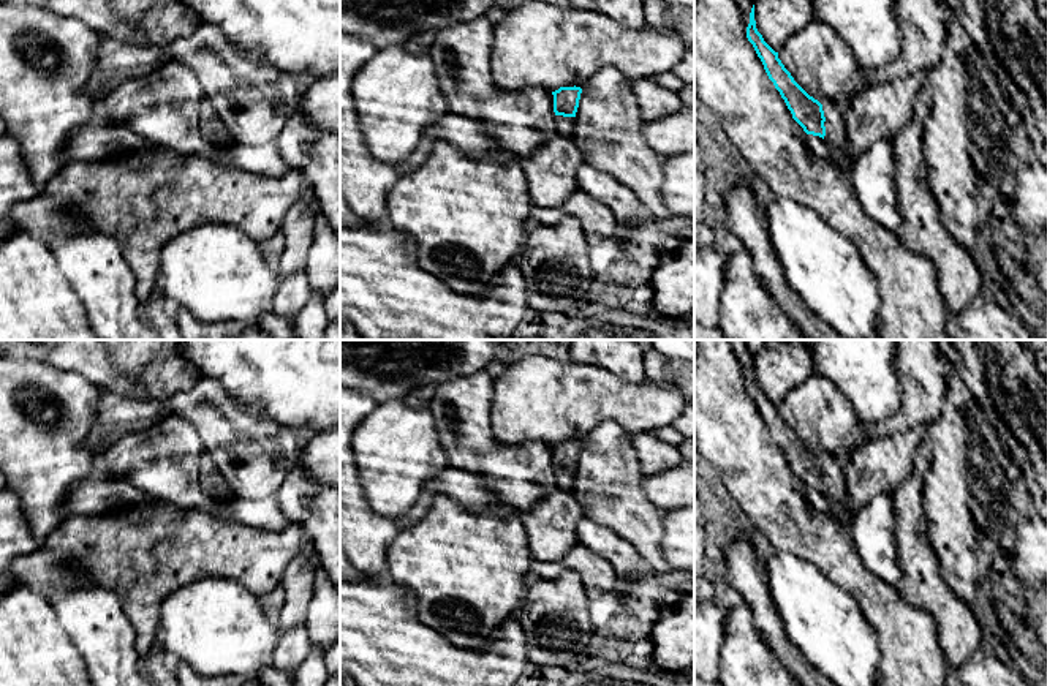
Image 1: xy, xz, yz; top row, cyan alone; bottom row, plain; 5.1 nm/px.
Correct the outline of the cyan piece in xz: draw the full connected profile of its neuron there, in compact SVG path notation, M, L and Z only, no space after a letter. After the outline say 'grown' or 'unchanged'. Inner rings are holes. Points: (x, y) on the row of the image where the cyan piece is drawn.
M560 87L552 92L554 95L554 126L558 134L571 138L574 130L574 117L579 107L582 89L580 87Z | grown

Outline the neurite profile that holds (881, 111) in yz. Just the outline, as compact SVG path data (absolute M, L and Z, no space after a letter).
M925 71L878 84L859 93L843 112L848 155L857 160L870 145L894 138L913 117L916 93L925 85Z

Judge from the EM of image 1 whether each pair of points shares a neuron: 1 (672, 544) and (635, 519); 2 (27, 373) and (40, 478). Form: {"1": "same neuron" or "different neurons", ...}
{"1": "different neurons", "2": "same neuron"}

